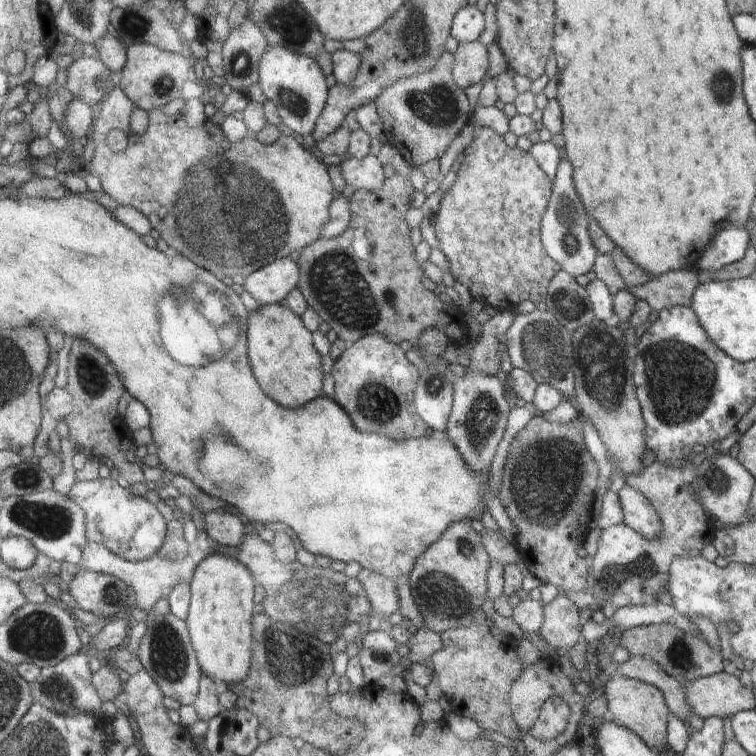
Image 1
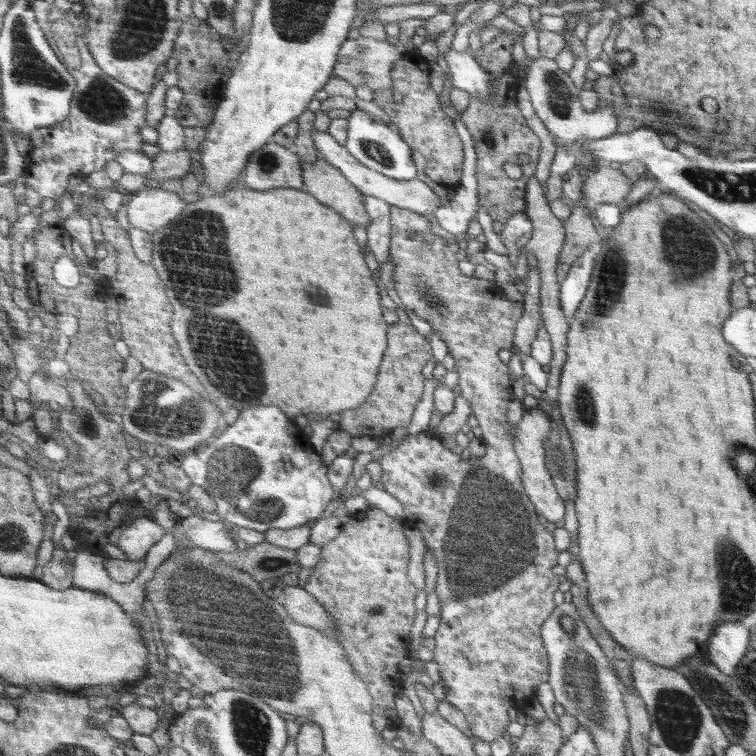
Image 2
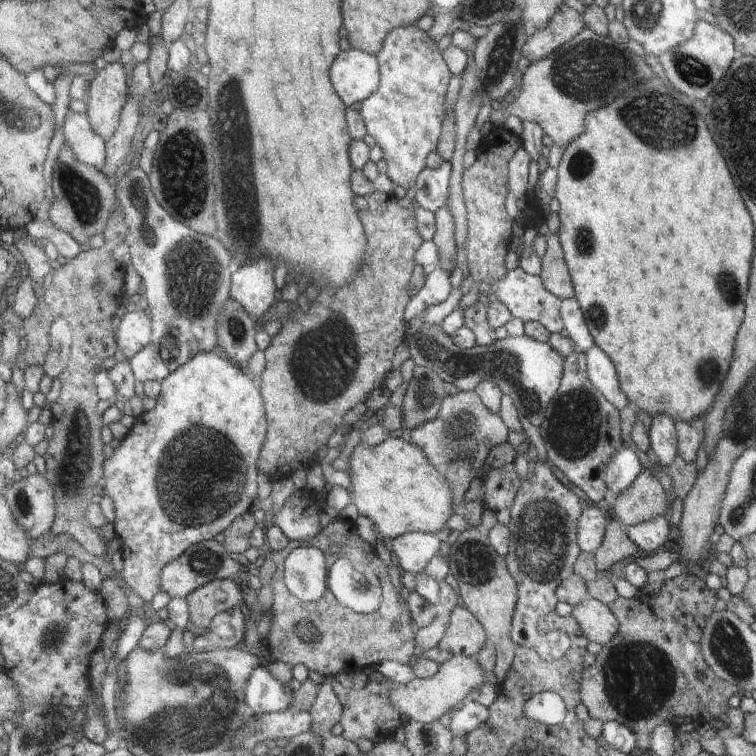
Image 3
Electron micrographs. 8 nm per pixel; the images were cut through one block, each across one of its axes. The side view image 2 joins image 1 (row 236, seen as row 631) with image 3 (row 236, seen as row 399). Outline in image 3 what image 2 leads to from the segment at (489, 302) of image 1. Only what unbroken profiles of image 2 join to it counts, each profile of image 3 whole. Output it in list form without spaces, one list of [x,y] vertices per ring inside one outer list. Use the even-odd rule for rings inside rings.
[[[503,126],[488,127],[485,139],[476,150],[476,162],[461,177],[463,202],[467,211],[467,232],[463,243],[465,269],[475,285],[481,282],[496,283],[507,274],[505,257],[512,238],[512,218],[506,214],[504,200],[508,196],[508,162],[516,155],[520,144],[523,144],[520,135]]]

